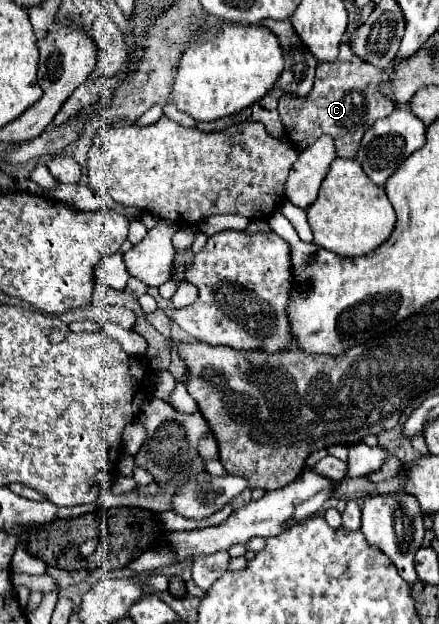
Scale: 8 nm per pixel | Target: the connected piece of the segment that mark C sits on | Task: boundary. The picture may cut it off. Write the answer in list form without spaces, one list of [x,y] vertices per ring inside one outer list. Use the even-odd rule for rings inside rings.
[[[348,42],[340,44],[340,56],[334,64],[320,64],[316,68],[314,88],[304,98],[294,98],[284,94],[278,102],[280,118],[286,130],[288,140],[294,144],[298,152],[308,148],[322,134],[334,138],[336,154],[344,158],[354,158],[364,132],[378,118],[388,116],[394,110],[394,102],[378,92],[380,80],[388,78],[388,70],[378,70],[368,62],[356,58],[348,46]]]

